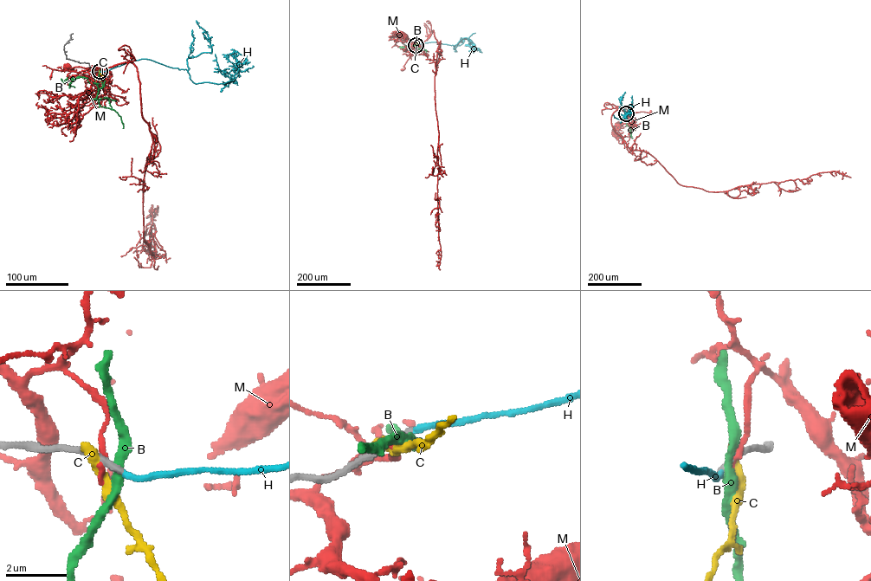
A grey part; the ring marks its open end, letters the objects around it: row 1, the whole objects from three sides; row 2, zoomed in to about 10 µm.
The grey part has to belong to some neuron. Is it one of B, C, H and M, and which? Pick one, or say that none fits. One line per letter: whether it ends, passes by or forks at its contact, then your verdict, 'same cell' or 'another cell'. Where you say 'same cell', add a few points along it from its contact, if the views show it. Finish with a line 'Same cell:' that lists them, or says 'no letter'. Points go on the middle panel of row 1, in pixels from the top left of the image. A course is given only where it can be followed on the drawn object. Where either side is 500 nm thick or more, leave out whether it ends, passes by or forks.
B: it passes by; another cell
C: it ends there; another cell
H: it ends there; same cell; it runs (416, 45), (433, 41), (454, 45), (466, 37), (479, 48), (474, 48)
M: it ends there; another cell
Same cell: H

